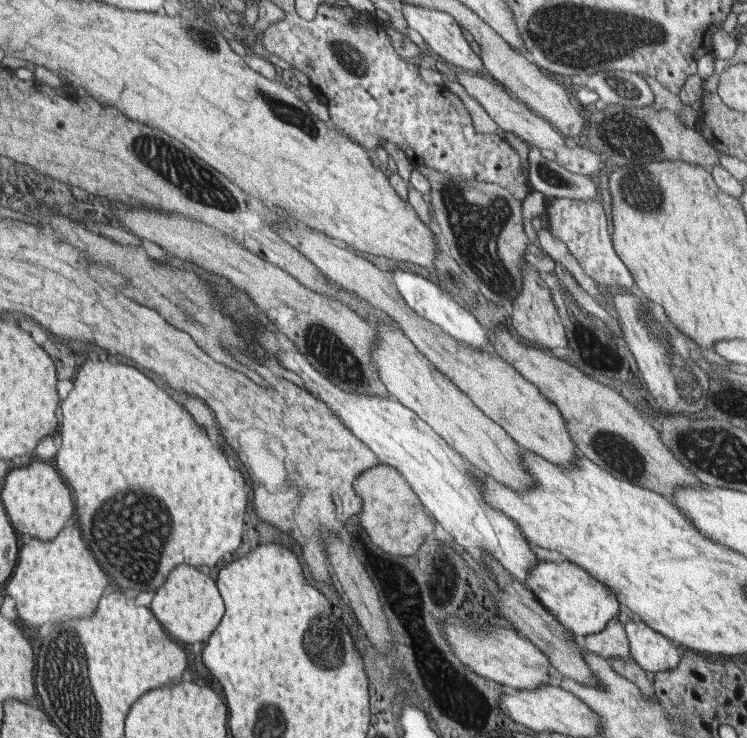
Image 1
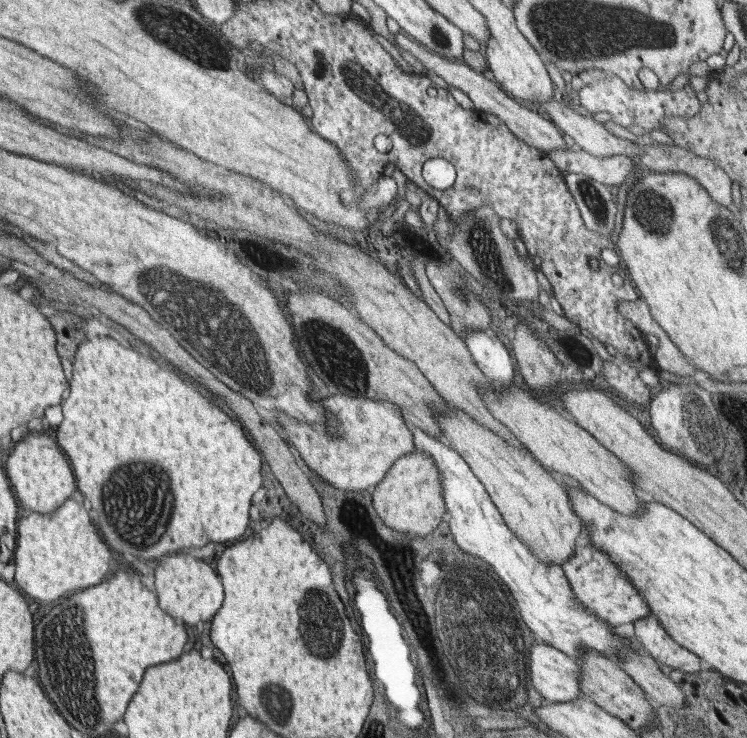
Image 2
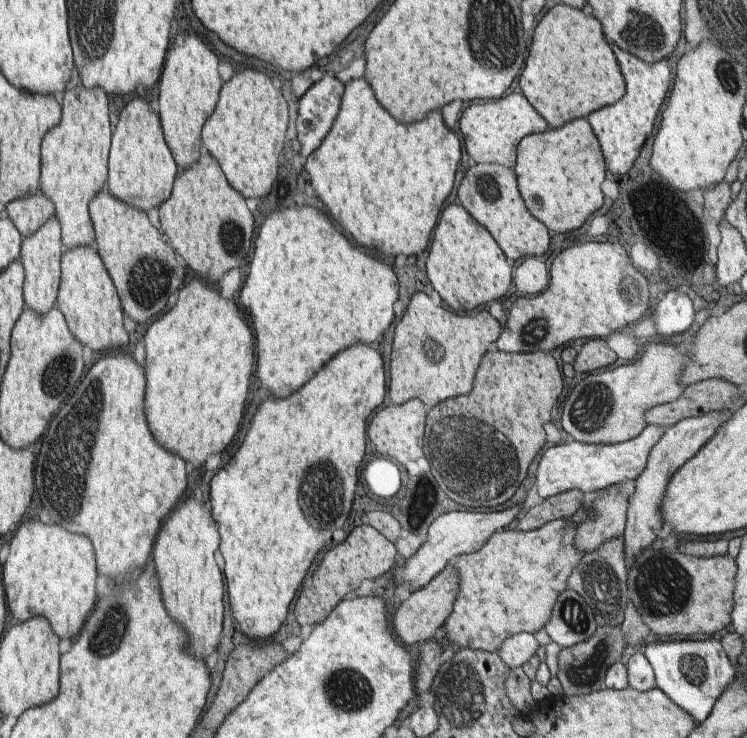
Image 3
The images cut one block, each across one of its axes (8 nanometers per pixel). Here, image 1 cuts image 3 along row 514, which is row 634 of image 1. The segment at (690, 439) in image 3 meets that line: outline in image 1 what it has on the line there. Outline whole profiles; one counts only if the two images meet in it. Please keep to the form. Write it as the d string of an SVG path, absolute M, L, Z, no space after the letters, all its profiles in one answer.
M643 621L628 622L625 631L629 640L631 658L648 672L668 671L678 666L681 656L665 635L654 631Z

